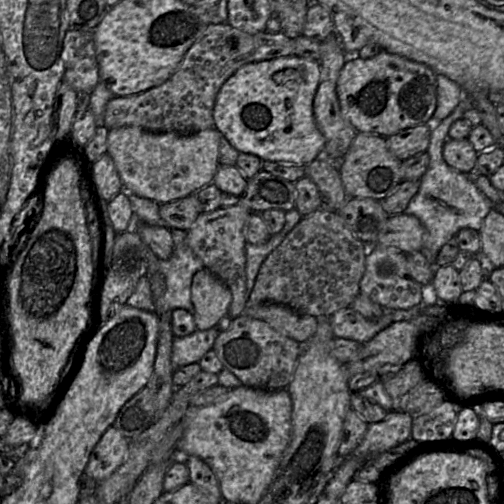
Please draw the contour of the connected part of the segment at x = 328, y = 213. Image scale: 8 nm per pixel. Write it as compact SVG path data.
M320 208L308 216L301 218L301 221L286 235L284 240L274 249L262 263L247 300L247 307L265 303L280 304L289 307L299 314L306 314L314 317L330 317L336 311L350 307L355 297L360 293L359 285L365 272L365 258L370 247L357 239L351 230L345 225L343 219L337 212L326 208Z

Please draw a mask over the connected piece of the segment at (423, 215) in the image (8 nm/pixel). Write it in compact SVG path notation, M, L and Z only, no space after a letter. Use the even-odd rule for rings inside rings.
M464 97L445 119L431 127L430 143L426 150L429 165L420 178L420 187L410 200L404 213L417 217L425 229L422 252L429 264L436 268L436 258L441 247L463 228L480 231L484 218L494 208L492 202L468 179L467 175L451 168L443 158L443 147L448 138L451 125L463 114L474 108L473 100Z

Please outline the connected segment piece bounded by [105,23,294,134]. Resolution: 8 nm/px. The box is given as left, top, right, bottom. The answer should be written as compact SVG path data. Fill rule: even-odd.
M210 23L167 81L139 94L113 97L105 108L105 127L138 126L153 132L181 134L214 128L213 109L217 94L236 70L251 62L291 55L294 55L294 40L282 32L249 34L228 23Z

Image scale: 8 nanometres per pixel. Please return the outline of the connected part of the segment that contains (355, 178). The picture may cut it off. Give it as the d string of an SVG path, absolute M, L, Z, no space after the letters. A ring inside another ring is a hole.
M358 132L338 164L338 171L349 198L382 201L402 182L401 163L388 149L386 139L376 134Z

